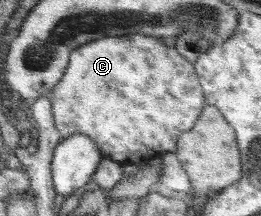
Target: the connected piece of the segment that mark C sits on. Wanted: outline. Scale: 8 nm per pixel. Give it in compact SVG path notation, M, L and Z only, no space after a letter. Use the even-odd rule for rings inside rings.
M126 34L123 36L108 36L100 38L96 41L88 42L87 45L81 46L71 54L71 60L68 62L67 72L61 82L52 89L52 93L47 94L46 98L51 102L51 110L53 112L53 120L55 120L55 128L62 139L75 137L77 134L88 135L100 148L101 154L105 154L109 159L120 164L138 164L142 161L149 161L151 158L161 156L167 153L176 153L177 140L183 133L187 133L196 124L197 118L201 115L203 106L207 100L204 96L204 90L199 86L199 78L197 78L193 64L187 62L185 58L181 58L173 48L167 48L161 40L157 42L151 36L143 36L143 34Z

